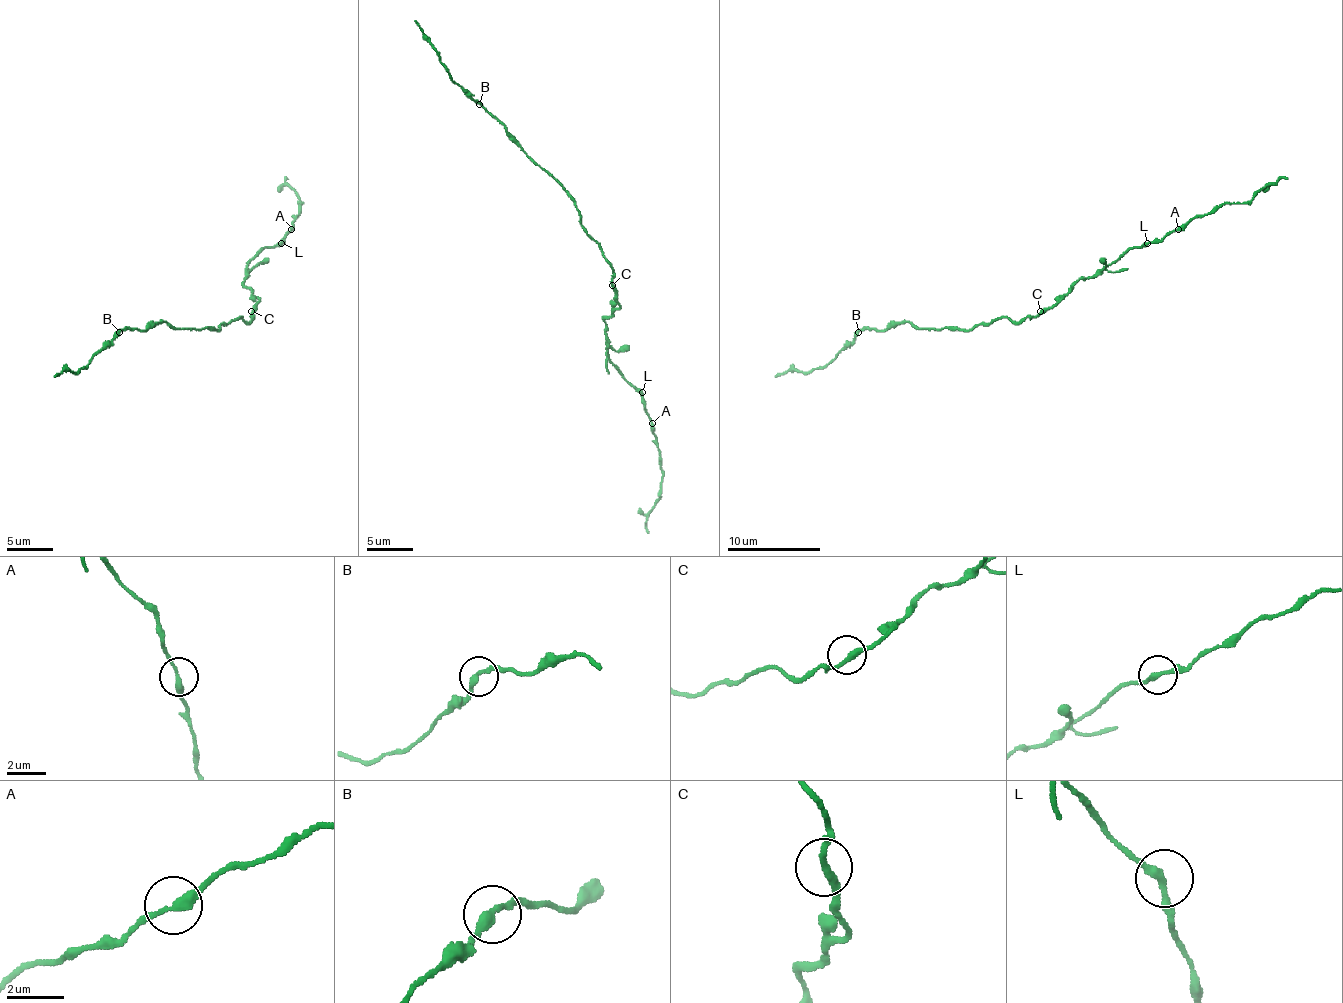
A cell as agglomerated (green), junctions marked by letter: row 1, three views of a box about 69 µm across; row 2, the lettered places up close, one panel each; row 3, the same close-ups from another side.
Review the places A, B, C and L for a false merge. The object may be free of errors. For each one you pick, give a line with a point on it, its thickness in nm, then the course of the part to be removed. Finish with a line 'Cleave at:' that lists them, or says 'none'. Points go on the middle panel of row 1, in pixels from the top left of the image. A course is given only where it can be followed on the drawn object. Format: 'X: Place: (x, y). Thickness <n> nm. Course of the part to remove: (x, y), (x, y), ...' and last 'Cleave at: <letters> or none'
Cleave at: none

